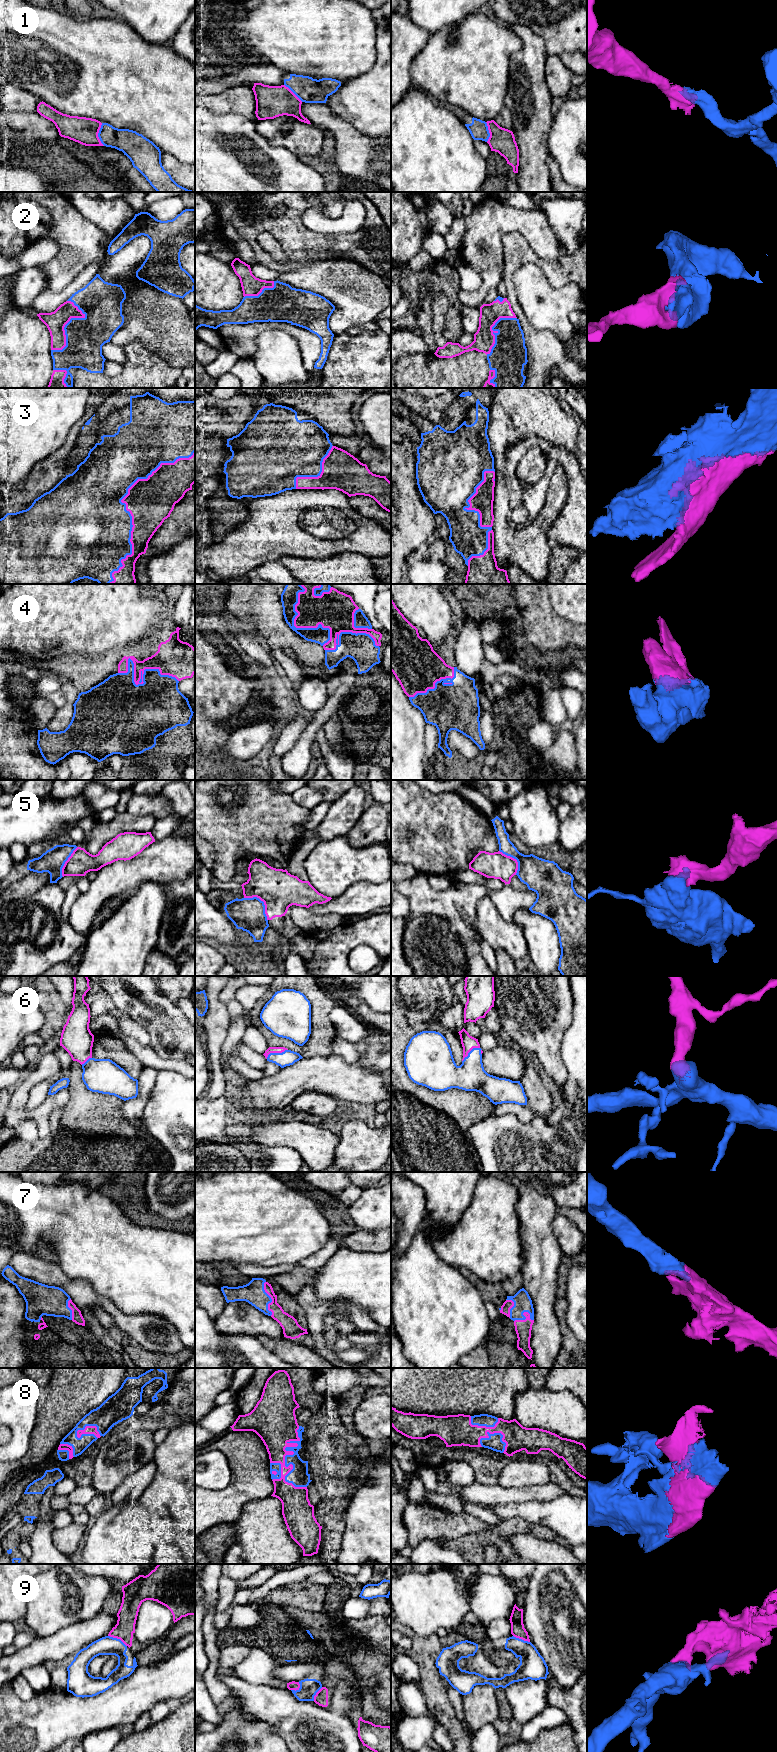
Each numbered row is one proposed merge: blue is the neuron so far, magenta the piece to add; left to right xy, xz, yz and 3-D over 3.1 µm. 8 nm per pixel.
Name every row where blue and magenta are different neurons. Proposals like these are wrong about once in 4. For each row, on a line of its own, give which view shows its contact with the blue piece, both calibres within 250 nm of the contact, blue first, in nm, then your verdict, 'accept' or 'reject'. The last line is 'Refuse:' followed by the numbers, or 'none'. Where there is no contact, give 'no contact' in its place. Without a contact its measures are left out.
1: contact in xy; calibres 190 and 220 nm; reject
2: contact in xy; calibres 300 and 160 nm; accept
3: contact in xy; calibres 480 and 380 nm; accept
4: contact in xy; calibres 500 and 130 nm; accept
5: contact in xz; calibres 260 and 320 nm; reject
6: contact in xz; calibres 120 and 50 nm; accept
7: contact in xz; calibres 170 and 130 nm; accept
8: contact in xz; calibres 160 and 280 nm; accept
9: contact in xy; calibres 150 and 160 nm; reject
Refuse: 1, 5, 9

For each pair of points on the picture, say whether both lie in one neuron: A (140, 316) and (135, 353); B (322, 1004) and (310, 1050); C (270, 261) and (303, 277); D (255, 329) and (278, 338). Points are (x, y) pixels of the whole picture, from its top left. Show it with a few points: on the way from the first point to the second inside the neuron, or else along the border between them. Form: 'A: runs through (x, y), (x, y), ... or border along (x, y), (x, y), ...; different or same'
A: border along (123, 347), (131, 342), (141, 342), (157, 355); different
B: runs through (320, 1015), (320, 1039); same
C: border along (302, 263), (292, 270), (280, 273); different
D: border along (280, 328), (264, 330), (256, 338), (253, 353); different

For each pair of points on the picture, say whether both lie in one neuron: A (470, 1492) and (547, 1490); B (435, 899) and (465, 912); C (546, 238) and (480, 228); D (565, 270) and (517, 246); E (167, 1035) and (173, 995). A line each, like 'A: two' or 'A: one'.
A: one
B: one
C: one
D: one
E: two

